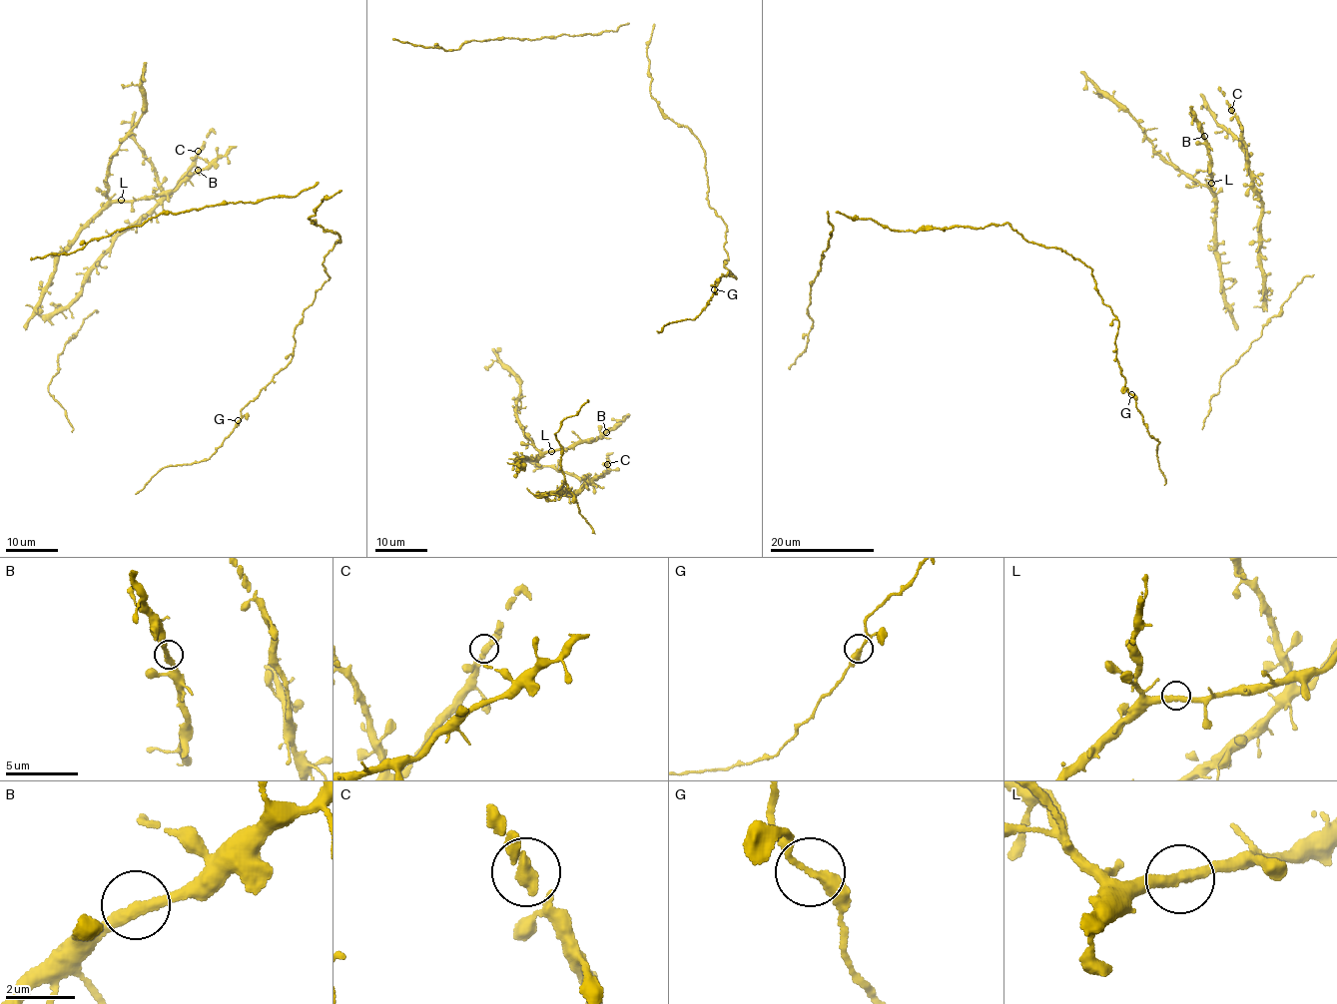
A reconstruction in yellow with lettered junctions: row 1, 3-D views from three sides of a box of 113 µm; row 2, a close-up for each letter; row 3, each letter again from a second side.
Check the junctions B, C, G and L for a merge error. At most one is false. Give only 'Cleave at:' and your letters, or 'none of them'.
Cleave at: none of them

